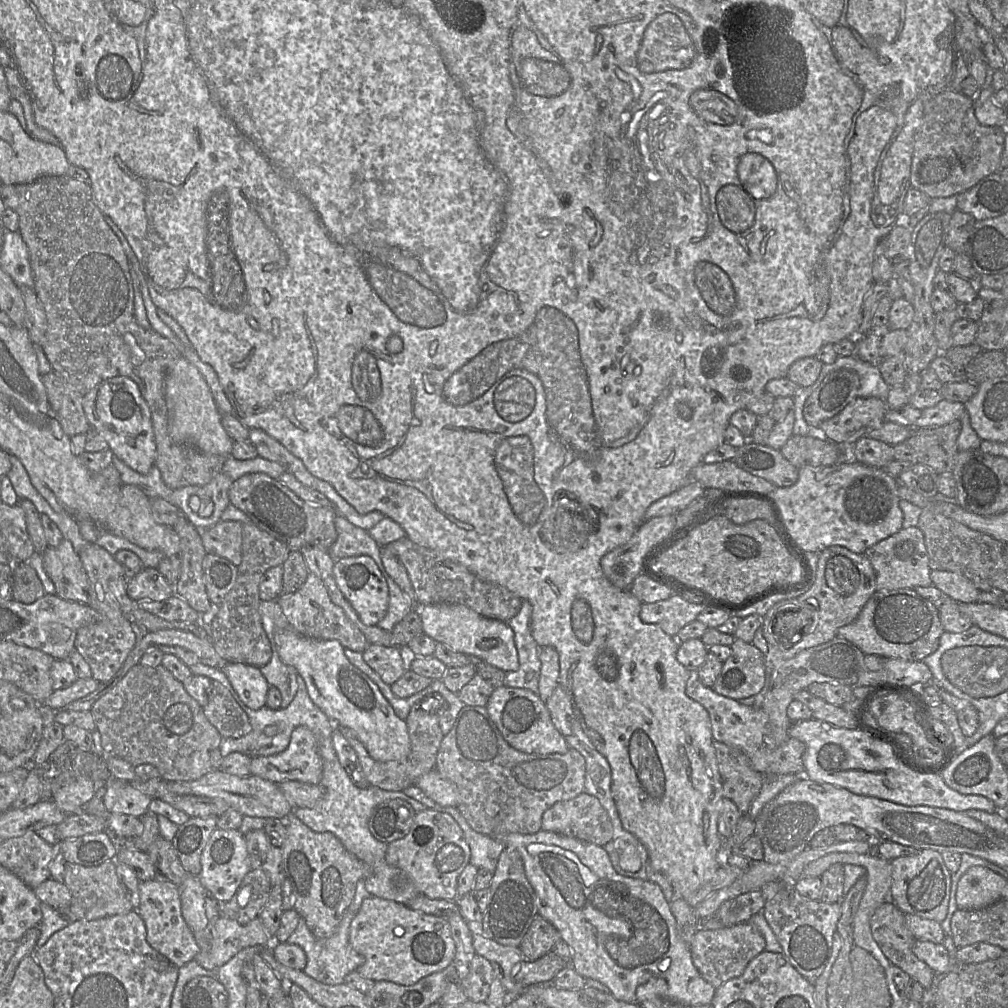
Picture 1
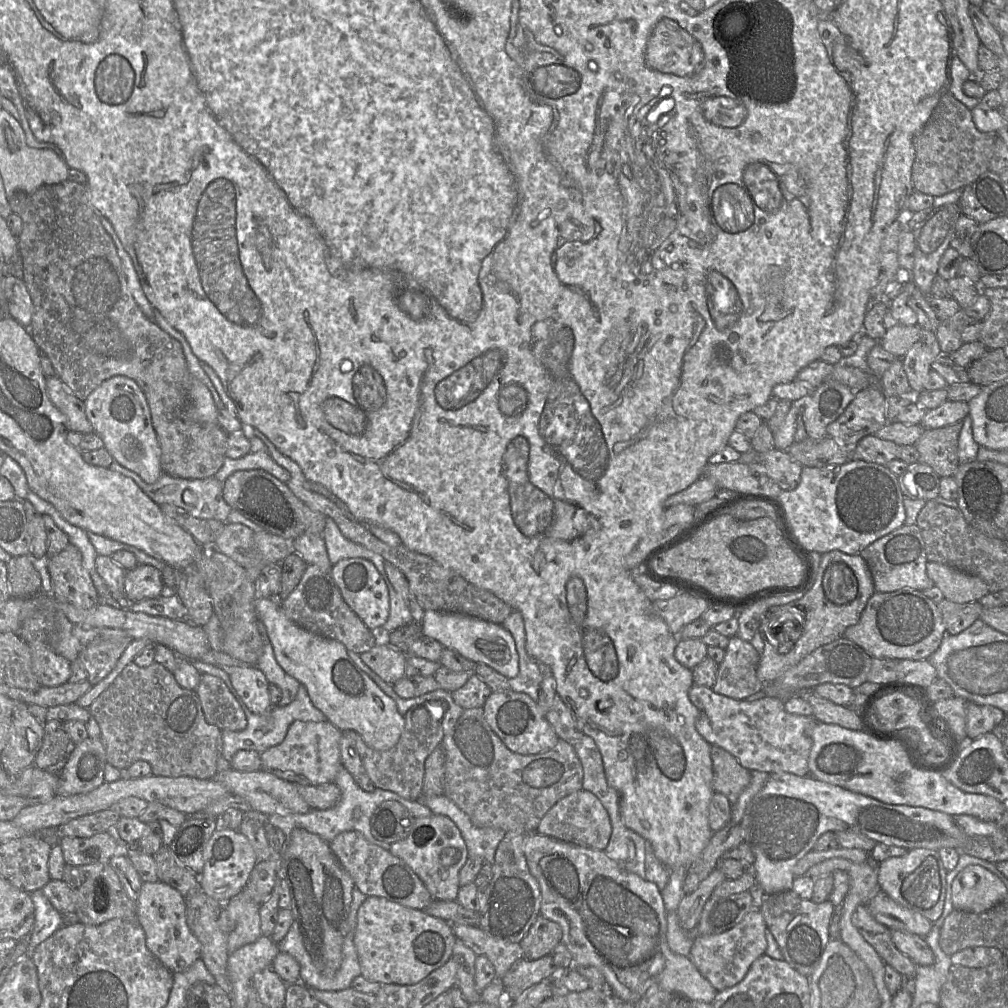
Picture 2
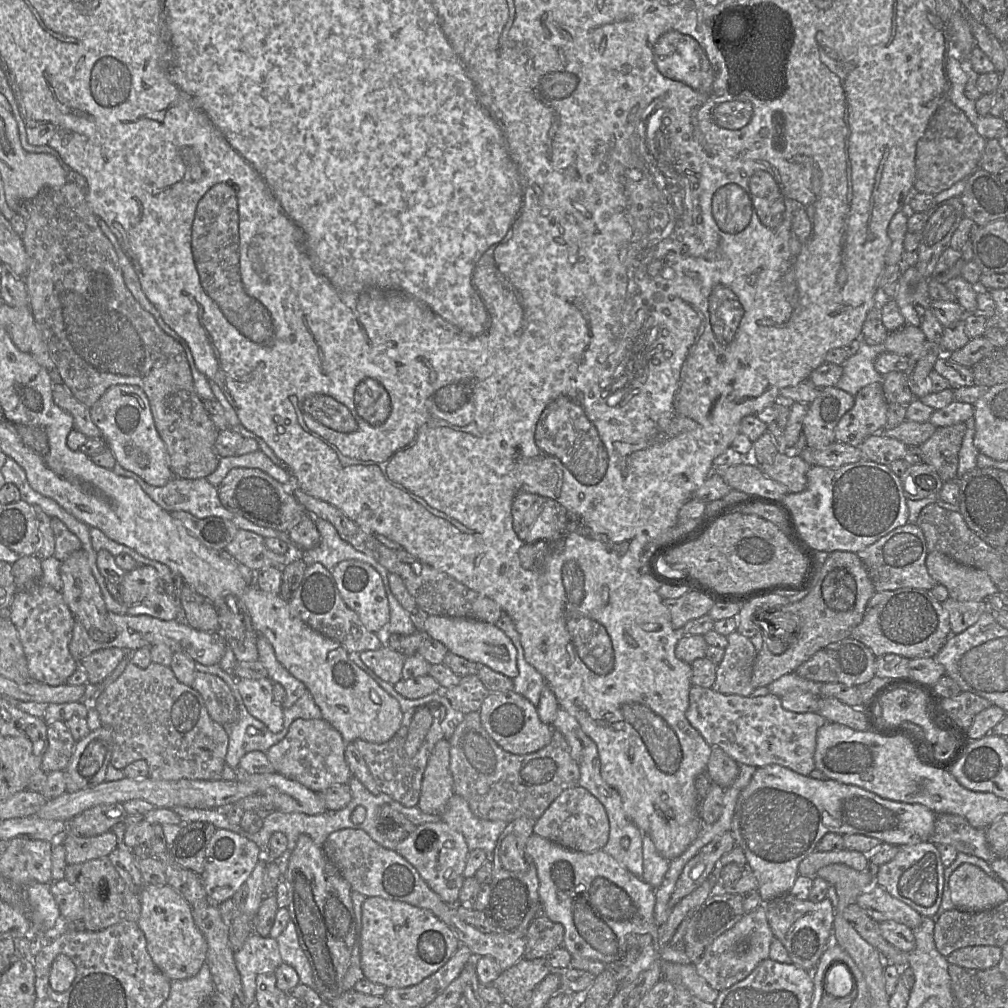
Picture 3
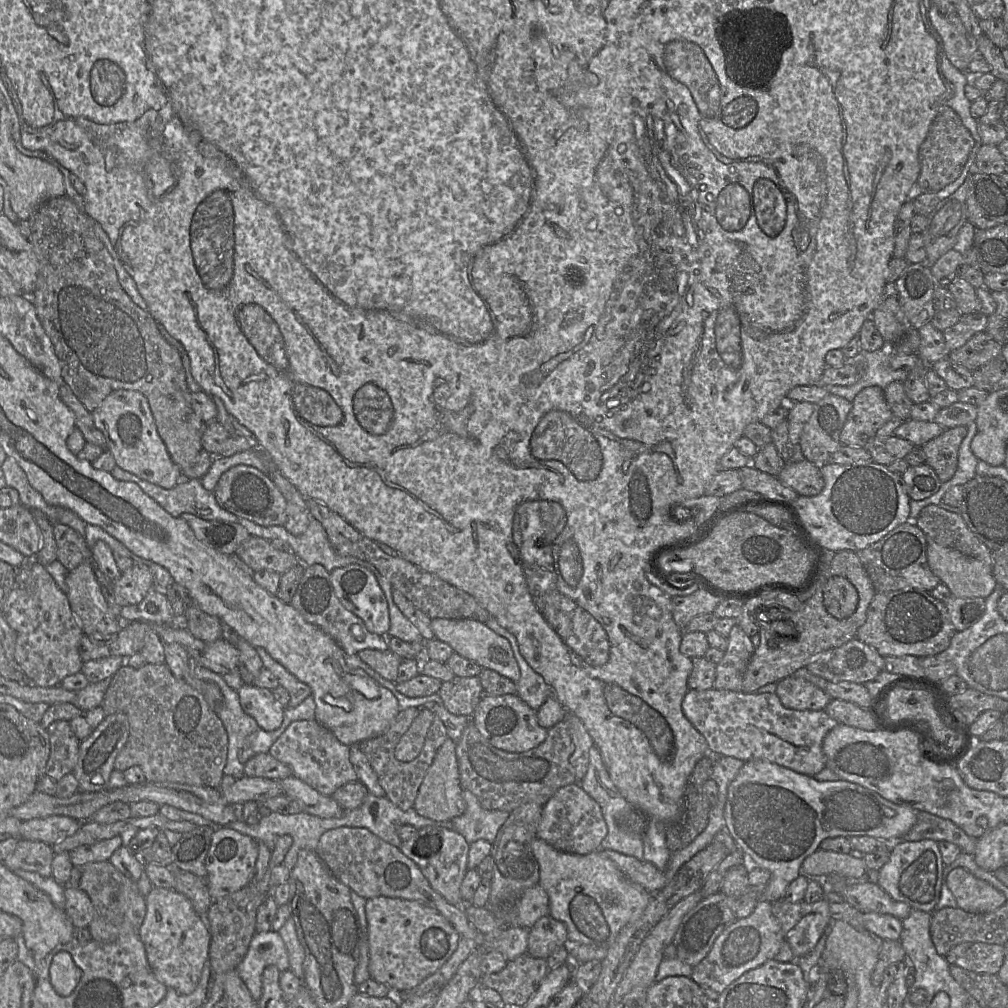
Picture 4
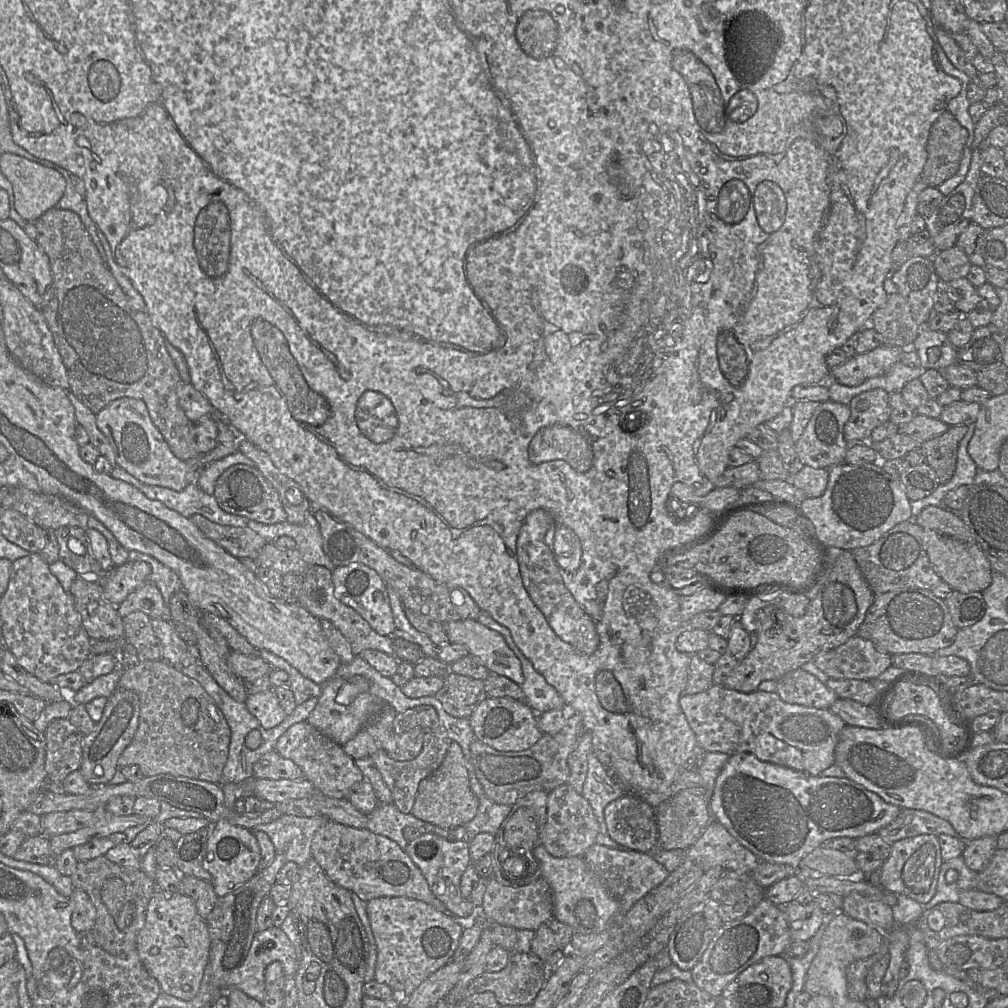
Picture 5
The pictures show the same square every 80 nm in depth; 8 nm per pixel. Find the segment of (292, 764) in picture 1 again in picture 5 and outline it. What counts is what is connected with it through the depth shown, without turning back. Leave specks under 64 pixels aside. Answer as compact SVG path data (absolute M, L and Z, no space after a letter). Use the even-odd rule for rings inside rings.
M307 721L292 725L277 740L275 751L283 758L293 761L310 781L316 792L330 798L347 797L350 788L364 779L361 771L354 764L342 746L319 732Z

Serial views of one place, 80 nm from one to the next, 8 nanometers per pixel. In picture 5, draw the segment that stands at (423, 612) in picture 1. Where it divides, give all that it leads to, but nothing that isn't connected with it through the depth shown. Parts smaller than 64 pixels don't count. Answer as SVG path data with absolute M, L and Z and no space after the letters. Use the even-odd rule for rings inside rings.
M476 619L443 623L451 644L462 644L489 671L503 675L518 685L524 682L521 663L503 636Z

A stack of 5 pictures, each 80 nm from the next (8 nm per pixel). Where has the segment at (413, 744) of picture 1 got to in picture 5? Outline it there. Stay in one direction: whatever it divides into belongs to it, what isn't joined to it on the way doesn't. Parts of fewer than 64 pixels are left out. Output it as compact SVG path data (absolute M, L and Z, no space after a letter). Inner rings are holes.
M420 705L405 712L397 713L392 726L396 734L407 732L415 727L420 727L423 731L421 752L413 760L396 761L383 750L376 751L370 757L391 792L392 803L400 812L408 814L413 807L420 782L441 765L452 740L448 737L445 727L438 719L437 713L432 706Z

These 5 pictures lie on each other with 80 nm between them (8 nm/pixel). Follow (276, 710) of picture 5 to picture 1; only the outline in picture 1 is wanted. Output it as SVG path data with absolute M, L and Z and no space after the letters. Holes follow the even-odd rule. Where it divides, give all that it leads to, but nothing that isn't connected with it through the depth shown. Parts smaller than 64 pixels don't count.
M226 663L222 671L247 707L258 710L266 706L269 684L260 668L241 663Z

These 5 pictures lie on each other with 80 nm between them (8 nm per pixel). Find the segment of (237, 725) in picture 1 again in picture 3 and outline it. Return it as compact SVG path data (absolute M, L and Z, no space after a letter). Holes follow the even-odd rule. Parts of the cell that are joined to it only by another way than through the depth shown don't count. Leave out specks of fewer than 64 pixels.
M195 671L192 688L196 690L205 703L210 718L220 725L236 723L239 719L237 703L229 687L220 678Z

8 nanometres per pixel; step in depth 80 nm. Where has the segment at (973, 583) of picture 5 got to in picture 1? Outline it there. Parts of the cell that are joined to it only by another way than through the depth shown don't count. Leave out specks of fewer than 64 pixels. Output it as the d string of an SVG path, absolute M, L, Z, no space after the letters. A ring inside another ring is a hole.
M932 570L932 584L940 589L945 598L958 603L978 602L980 590L967 577L951 571Z

